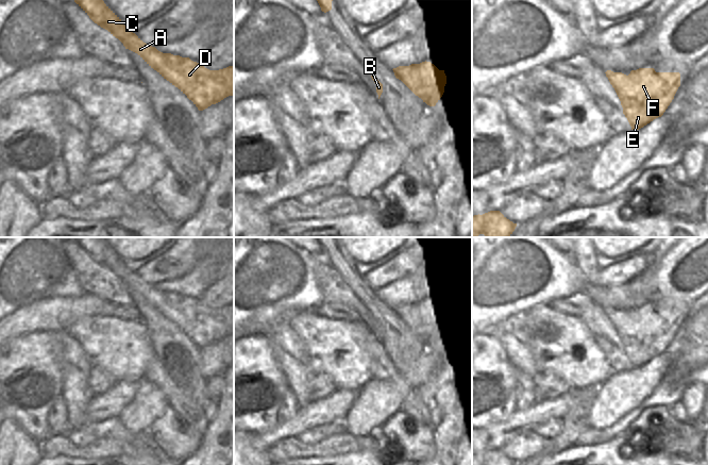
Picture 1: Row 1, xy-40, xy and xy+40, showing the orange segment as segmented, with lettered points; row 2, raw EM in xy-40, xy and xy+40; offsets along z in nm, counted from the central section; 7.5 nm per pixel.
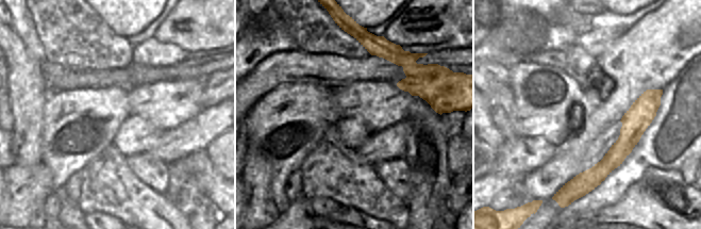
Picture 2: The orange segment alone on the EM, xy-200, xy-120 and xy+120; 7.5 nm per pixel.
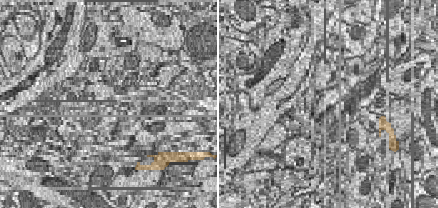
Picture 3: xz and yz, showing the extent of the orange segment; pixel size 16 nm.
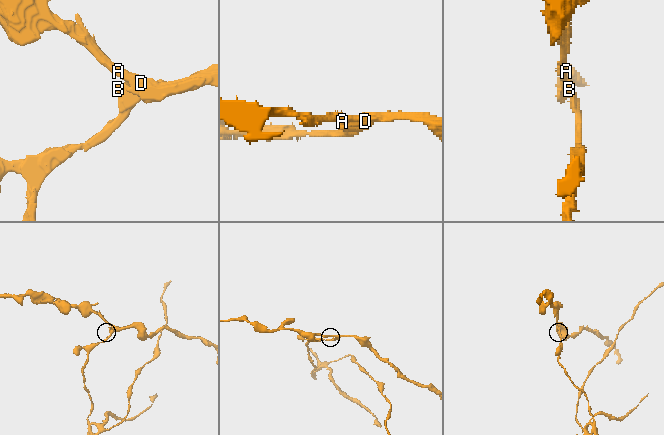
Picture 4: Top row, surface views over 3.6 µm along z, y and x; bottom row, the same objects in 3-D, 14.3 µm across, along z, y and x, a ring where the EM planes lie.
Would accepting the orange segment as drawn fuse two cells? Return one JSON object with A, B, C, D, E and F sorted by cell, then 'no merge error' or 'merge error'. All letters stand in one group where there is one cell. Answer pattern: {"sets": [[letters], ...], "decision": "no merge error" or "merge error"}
{"sets": [["A", "C", "D"], ["B", "E", "F"]], "decision": "merge error"}

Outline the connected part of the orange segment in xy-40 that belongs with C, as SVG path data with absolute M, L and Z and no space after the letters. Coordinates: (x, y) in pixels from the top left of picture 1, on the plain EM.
M74 237L89 256L137 292L151 306L190 336L203 349L234 333L234 305L209 309L202 302L163 292L131 270L102 237Z

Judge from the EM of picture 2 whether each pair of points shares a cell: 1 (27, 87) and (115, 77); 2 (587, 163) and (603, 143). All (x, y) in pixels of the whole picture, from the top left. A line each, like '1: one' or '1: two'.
1: two
2: one

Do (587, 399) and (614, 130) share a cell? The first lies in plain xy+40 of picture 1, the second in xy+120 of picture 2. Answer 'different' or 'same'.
same

